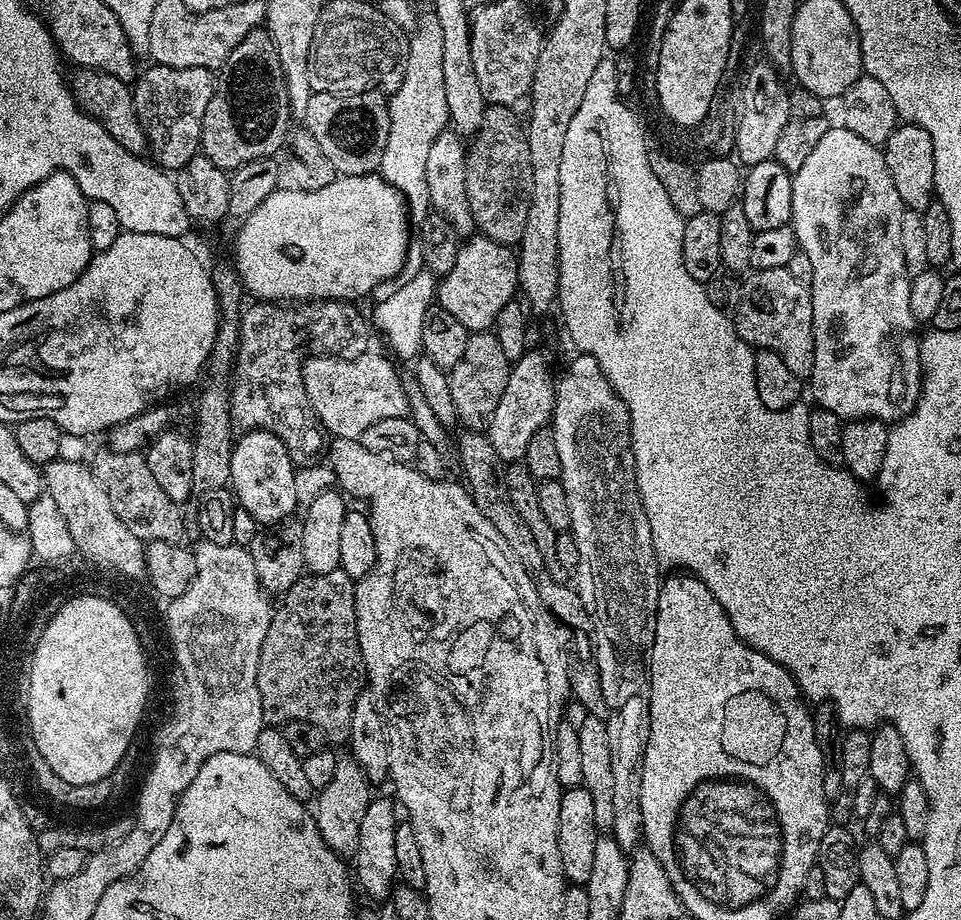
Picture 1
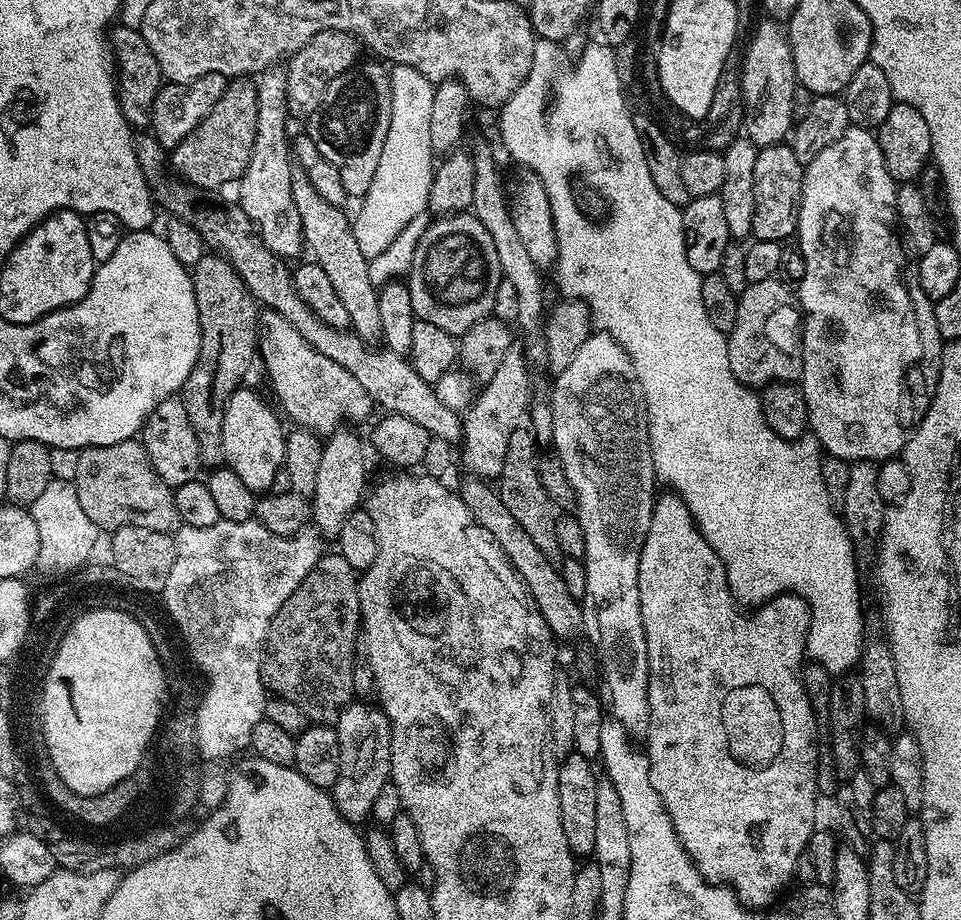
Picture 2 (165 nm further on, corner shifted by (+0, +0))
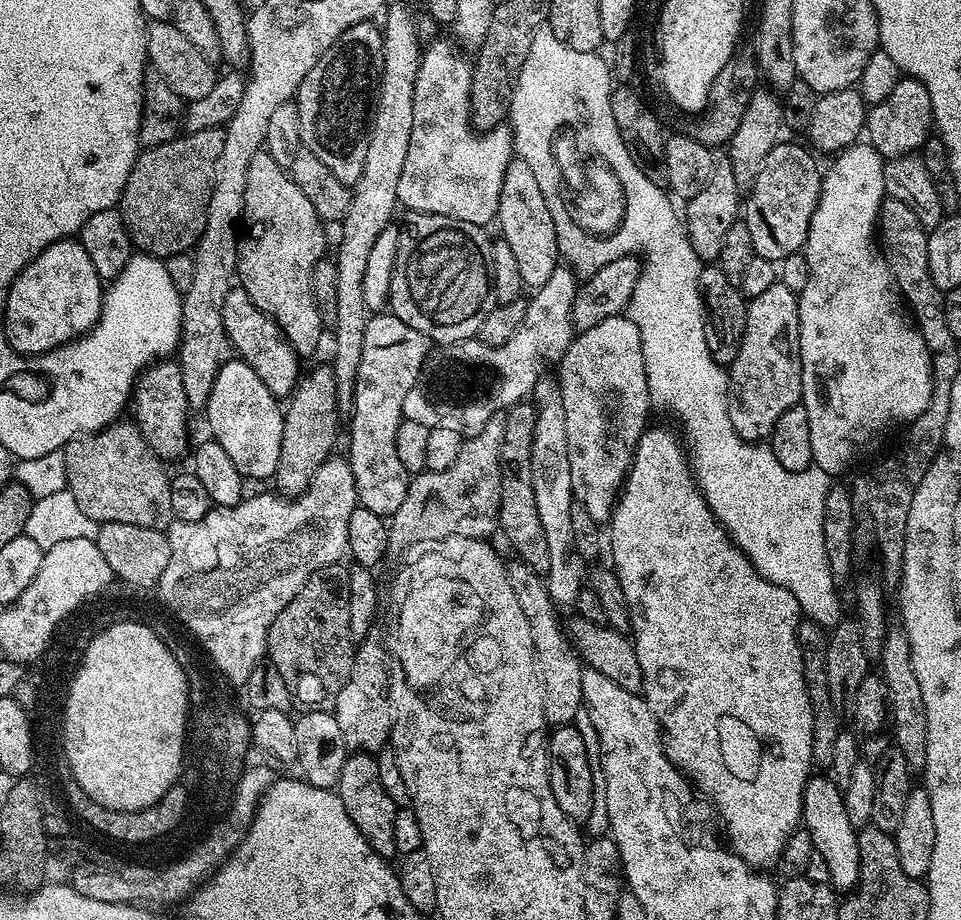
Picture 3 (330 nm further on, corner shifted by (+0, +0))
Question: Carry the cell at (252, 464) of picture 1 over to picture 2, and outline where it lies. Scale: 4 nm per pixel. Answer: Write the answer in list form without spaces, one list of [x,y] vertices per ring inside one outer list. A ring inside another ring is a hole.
[[[248,387],[237,388],[230,402],[226,402],[226,414],[222,414],[222,446],[227,467],[232,468],[252,492],[264,494],[275,482],[276,475],[281,475],[286,428],[280,425],[281,417],[277,409],[271,403],[268,405],[254,389]]]

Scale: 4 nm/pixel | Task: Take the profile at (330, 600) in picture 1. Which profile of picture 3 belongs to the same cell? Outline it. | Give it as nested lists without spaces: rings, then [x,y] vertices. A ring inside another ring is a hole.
[[[343,563],[327,564],[290,598],[268,631],[267,659],[282,674],[293,705],[309,712],[332,712],[350,674],[354,641],[350,634],[350,578]]]

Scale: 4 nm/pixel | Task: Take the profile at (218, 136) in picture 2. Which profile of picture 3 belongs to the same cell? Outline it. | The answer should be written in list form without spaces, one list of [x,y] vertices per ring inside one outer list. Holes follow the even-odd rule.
[[[207,128],[206,130],[198,130],[197,132],[188,132],[187,134],[177,136],[176,139],[166,142],[162,146],[145,148],[139,155],[137,155],[134,166],[130,170],[130,178],[126,178],[126,186],[120,195],[120,203],[118,207],[122,214],[122,218],[124,219],[124,225],[128,228],[128,233],[132,235],[133,245],[135,245],[141,253],[149,256],[167,258],[169,256],[177,256],[179,252],[188,252],[189,250],[195,249],[196,241],[199,240],[202,230],[206,226],[206,206],[210,202],[210,190],[212,189],[214,178],[216,177],[216,163],[222,154],[224,133],[224,128]]]

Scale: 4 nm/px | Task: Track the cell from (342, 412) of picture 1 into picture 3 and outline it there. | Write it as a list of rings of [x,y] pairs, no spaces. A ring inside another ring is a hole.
[[[233,286],[226,294],[226,302],[222,302],[222,326],[235,355],[252,367],[268,389],[278,398],[291,397],[302,376],[301,357],[296,355],[280,327],[266,313],[257,310],[244,288]]]

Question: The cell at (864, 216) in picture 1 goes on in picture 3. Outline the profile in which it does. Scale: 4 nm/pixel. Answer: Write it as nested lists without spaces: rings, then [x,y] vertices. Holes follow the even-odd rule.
[[[857,142],[835,153],[833,162],[823,173],[820,182],[820,197],[818,206],[814,210],[814,218],[810,218],[810,230],[803,246],[803,254],[810,266],[810,278],[806,278],[806,290],[798,293],[800,301],[800,365],[802,366],[802,403],[806,414],[810,417],[810,450],[812,451],[812,463],[815,467],[827,472],[829,477],[836,478],[839,472],[844,472],[883,432],[891,428],[907,426],[930,406],[932,397],[932,356],[928,352],[926,342],[922,338],[916,321],[913,320],[911,311],[900,295],[898,286],[894,282],[894,274],[890,266],[884,260],[878,243],[878,221],[880,219],[880,203],[886,199],[884,190],[884,166],[885,159],[874,150],[867,142]]]

